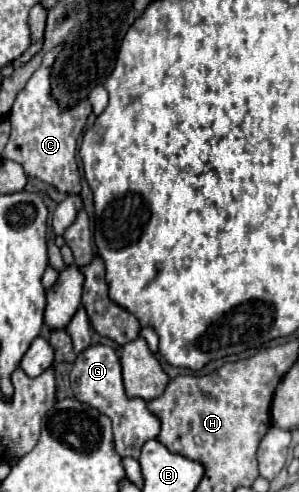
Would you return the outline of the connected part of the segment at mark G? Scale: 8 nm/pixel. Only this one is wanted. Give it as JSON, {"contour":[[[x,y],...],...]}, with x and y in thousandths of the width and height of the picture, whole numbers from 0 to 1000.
{"contour":[[[308,701],[281,709],[247,734],[247,750],[234,754],[234,778],[247,807],[274,819],[308,823],[334,839],[361,843],[375,852],[381,872],[381,900],[388,917],[408,929],[468,929],[468,913],[488,896],[522,892],[535,880],[535,856],[522,843],[508,843],[475,811],[435,811],[415,799],[408,783],[408,754],[401,754],[401,726],[375,705],[355,701]]]}

